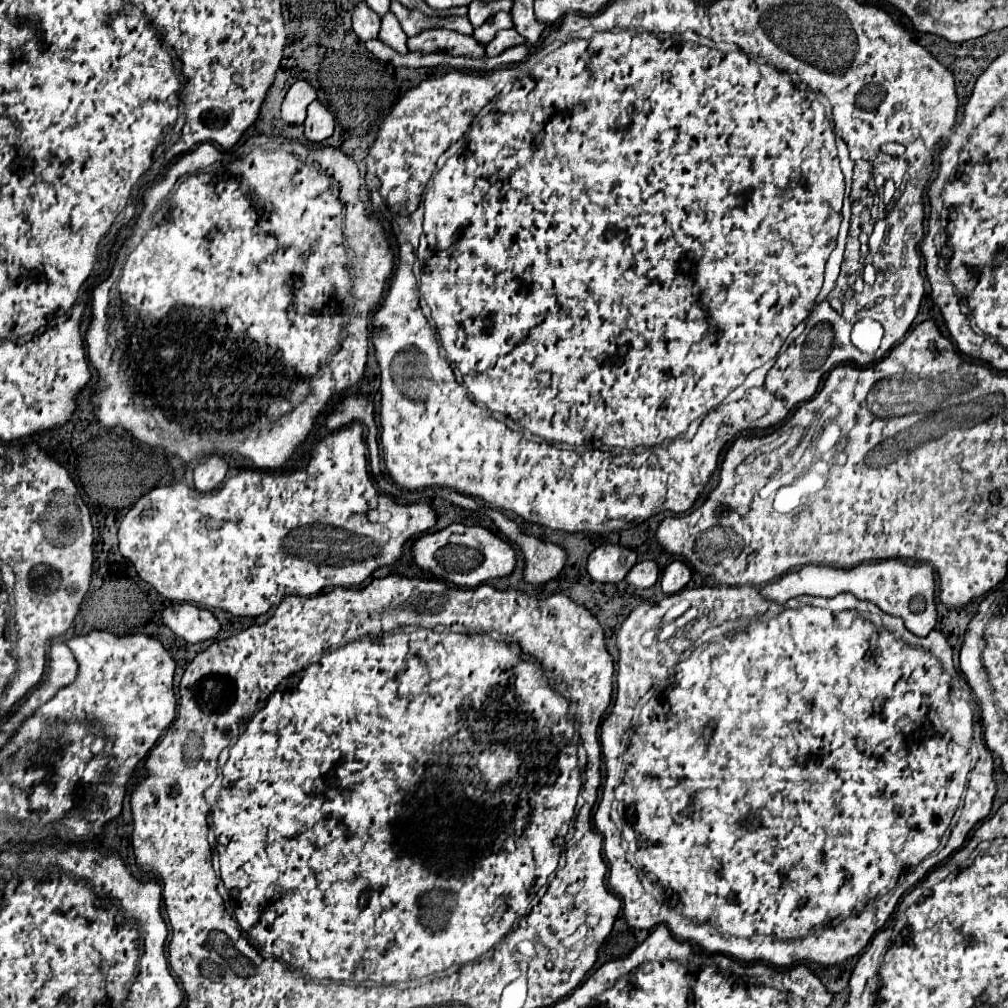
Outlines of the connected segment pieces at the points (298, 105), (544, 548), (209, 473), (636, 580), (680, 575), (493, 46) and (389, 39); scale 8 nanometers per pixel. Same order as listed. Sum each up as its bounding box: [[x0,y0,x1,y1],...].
[[281,81,317,125],[493,511,565,587],[195,455,229,493],[627,561,659,589],[661,561,691,595],[485,29,527,57],[379,13,409,55]]

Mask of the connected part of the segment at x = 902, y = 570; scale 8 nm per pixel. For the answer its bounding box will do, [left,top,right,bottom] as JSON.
[761,561,937,637]

